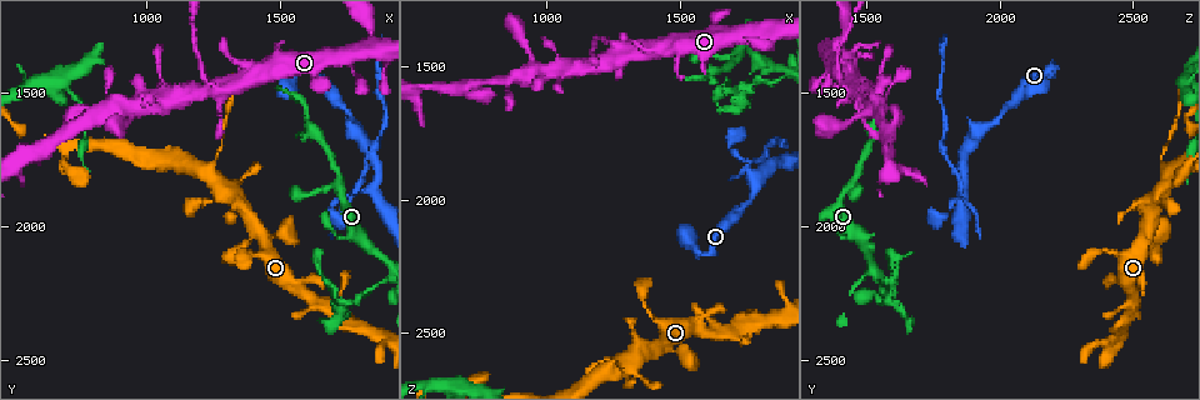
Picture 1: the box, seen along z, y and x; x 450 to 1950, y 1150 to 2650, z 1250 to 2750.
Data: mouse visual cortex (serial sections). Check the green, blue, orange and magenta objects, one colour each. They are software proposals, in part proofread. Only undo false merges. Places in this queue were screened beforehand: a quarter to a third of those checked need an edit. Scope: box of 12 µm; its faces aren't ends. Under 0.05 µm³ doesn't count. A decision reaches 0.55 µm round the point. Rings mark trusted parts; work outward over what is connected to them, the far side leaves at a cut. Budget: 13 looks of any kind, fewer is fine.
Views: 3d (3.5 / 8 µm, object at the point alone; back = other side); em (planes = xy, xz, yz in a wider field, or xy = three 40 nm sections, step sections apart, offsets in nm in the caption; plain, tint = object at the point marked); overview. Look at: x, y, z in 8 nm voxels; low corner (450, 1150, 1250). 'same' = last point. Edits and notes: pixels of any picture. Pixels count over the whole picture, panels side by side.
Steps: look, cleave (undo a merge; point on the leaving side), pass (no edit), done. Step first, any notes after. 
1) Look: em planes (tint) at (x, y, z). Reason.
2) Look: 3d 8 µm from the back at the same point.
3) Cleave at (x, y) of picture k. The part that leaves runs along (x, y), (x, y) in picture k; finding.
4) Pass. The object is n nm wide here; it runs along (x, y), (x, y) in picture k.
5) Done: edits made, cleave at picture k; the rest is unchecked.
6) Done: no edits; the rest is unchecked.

Look: 3d 3.5 µm at (1830, 1340, 1370). Branch point.

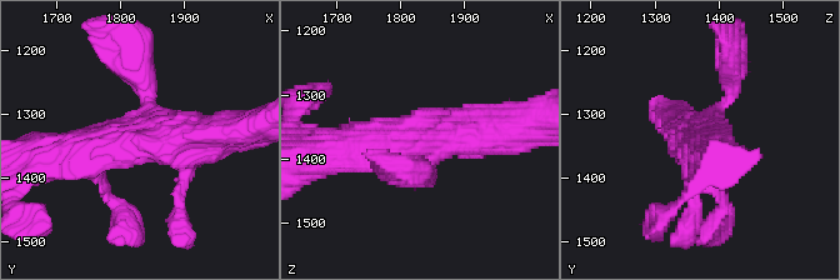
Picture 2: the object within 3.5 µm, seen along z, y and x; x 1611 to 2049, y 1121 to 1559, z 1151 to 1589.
Pass. 3 arms meet here; it runs along (69, 154), (180, 139), (180, 185) in picture 2; all the same cell.

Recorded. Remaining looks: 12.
Look: 3d 8 µm at (1760, 2290, 1590). Arms part here.

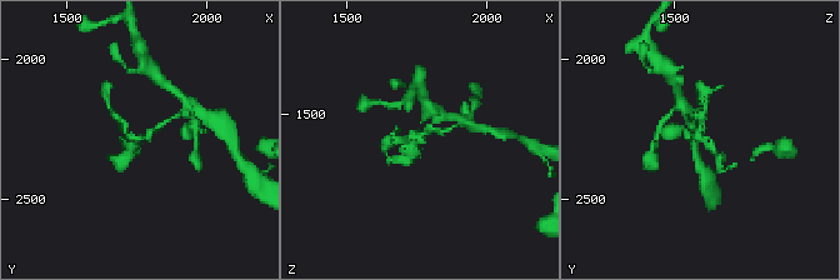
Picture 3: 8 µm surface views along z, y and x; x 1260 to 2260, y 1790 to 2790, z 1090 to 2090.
Look: 3d 3.5 µm at (1760, 2280, 1570).

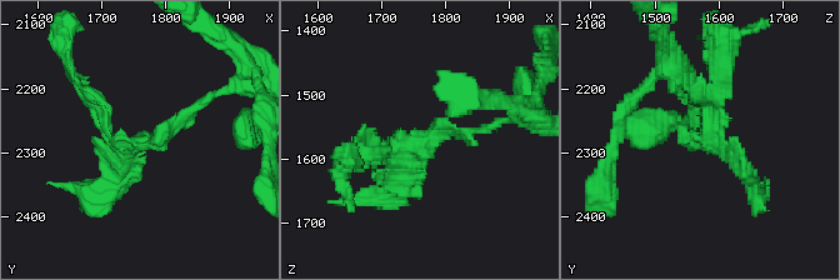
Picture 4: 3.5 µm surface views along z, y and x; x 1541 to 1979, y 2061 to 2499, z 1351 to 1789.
Look: em xy step 2 (tint) at (1760, 2280, 1580). Now the EM.

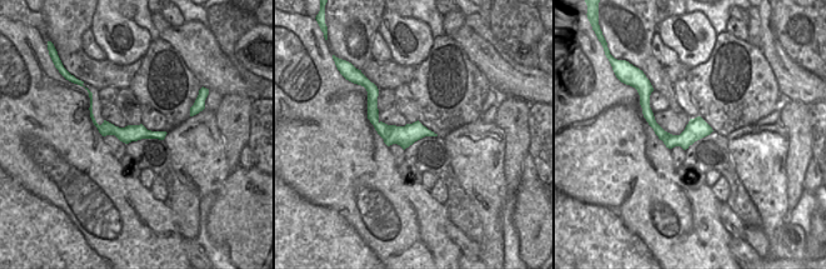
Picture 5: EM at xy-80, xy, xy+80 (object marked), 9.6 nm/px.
Cleave at (706, 136) of picture 4. The part that leaves runs along (691, 140), (726, 79) in picture 4; a second cell is stuck on.

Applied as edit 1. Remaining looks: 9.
Look: em xy step 2 (tint) at (1850, 1840, 1870). Small branch off a trunk.

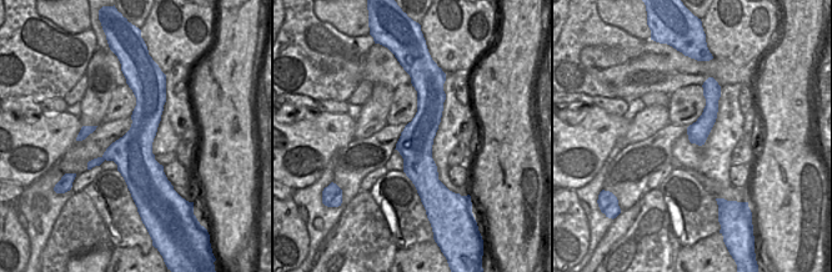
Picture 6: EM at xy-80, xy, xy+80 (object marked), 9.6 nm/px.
Look: 3d 3.5 µm at the same point. See where the arms go.

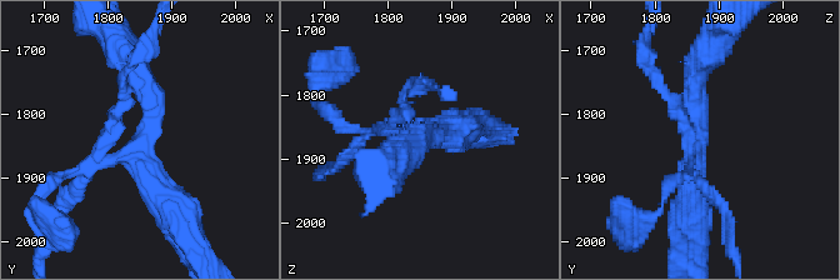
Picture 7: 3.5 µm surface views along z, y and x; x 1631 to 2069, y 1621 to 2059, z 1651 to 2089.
Cleave at (394, 114) of picture 7. 4 arms meet here; the part that leaves runs along (394, 131), (340, 125), (313, 93) in picture 7; a second cell is stuck on.

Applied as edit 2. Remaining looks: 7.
Look: 3d 3.5 µm at (1490, 2050, 2560).

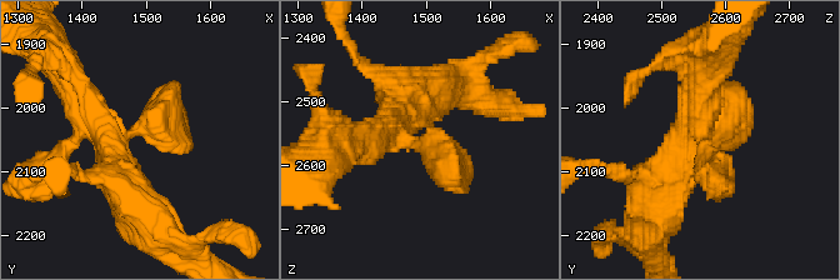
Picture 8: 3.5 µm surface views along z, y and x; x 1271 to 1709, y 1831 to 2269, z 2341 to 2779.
Look: em xy step 3 (tint) at (1480, 2040, 2565). 4 arms meet here; the arms are 200, 400, 450, 500 nm wide.

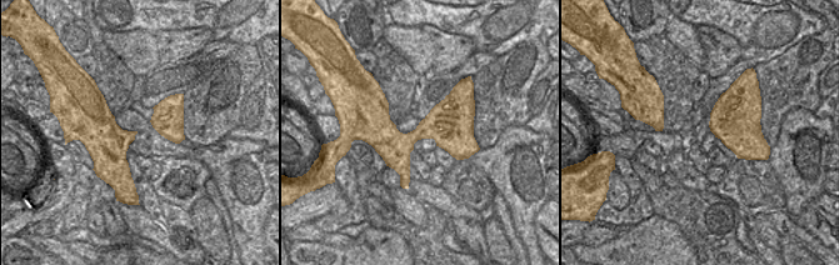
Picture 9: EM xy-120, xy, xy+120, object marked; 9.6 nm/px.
Pass. It runs along (669, 188), (681, 145), (749, 106) in picture 8; all the same cell.

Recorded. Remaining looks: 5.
Look: 3d 3.5 µm at (1240, 1790, 2610). A fork.

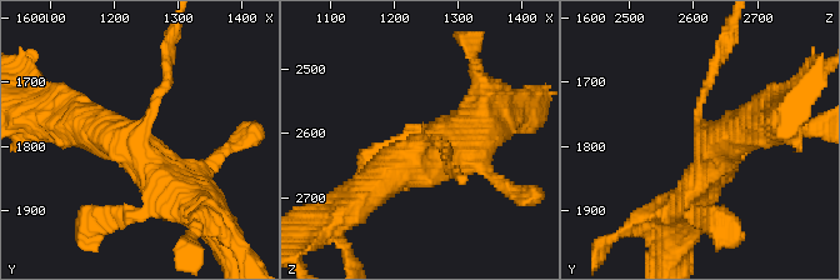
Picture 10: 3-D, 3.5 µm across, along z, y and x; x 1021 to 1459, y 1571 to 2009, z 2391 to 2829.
Look: em xy step 5 (tint) at (1240, 1780, 2615). 3 arms meet here; the arms are 100, 500, 500 nm wide.

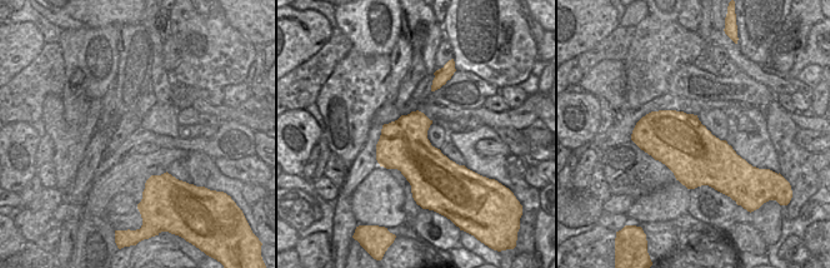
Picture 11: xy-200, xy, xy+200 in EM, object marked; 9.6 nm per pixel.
Pass. The object is 480 nm wide here; it runs along (469, 135), (408, 160), (343, 209) in picture 10; all the same cell.

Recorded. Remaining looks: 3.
Done: edits made, cleave at picture 4, cleave at picture 7; the rest is unchecked.

